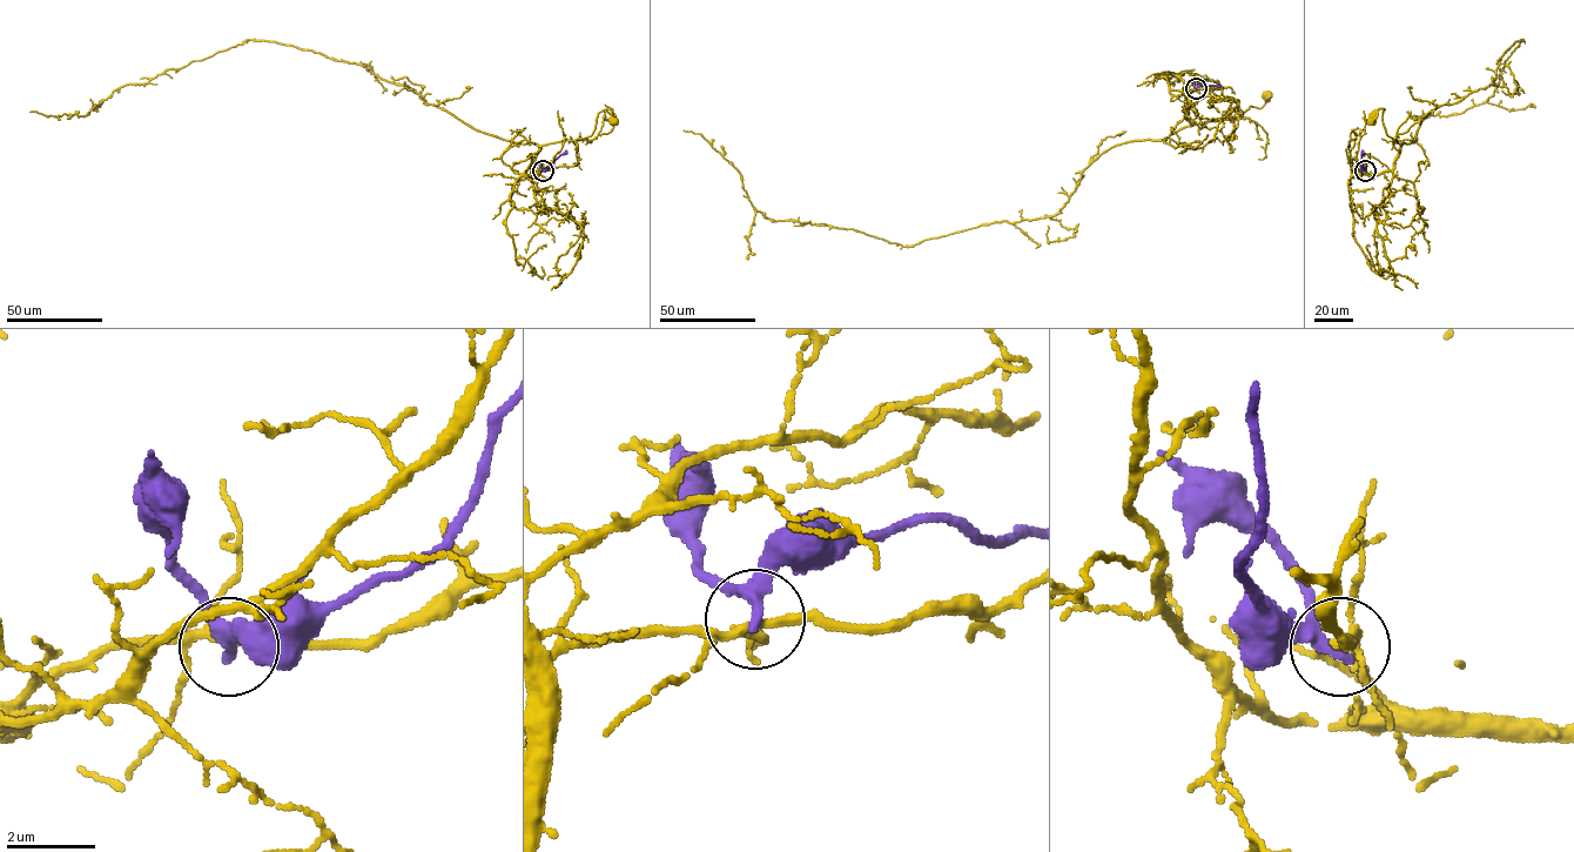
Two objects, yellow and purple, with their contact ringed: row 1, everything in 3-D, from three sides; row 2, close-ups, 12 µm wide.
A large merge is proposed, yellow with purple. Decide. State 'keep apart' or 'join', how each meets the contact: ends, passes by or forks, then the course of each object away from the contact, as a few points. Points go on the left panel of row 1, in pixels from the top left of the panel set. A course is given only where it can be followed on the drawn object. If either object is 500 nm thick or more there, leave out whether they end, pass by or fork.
keep apart | yellow forks | purple passes by | yellow via (543, 170), (533, 174), (531, 169), (543, 145), (590, 136), (597, 115), (607, 108), (612, 109), (613, 120) | purple via (543, 170), (566, 149)

